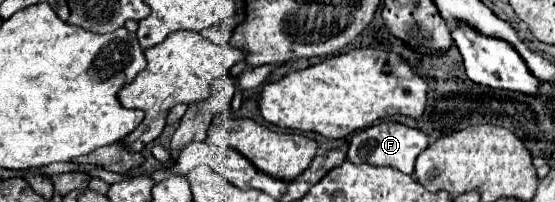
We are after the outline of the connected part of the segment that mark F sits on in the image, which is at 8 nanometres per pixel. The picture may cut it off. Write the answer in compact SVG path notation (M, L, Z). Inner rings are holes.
M381 122L381 124L369 126L369 128L357 132L351 138L349 150L347 150L347 160L353 164L367 162L371 166L391 166L391 168L397 168L399 172L413 174L415 158L427 148L427 144L429 144L429 138L421 130L407 128L407 126L397 124L397 122Z

